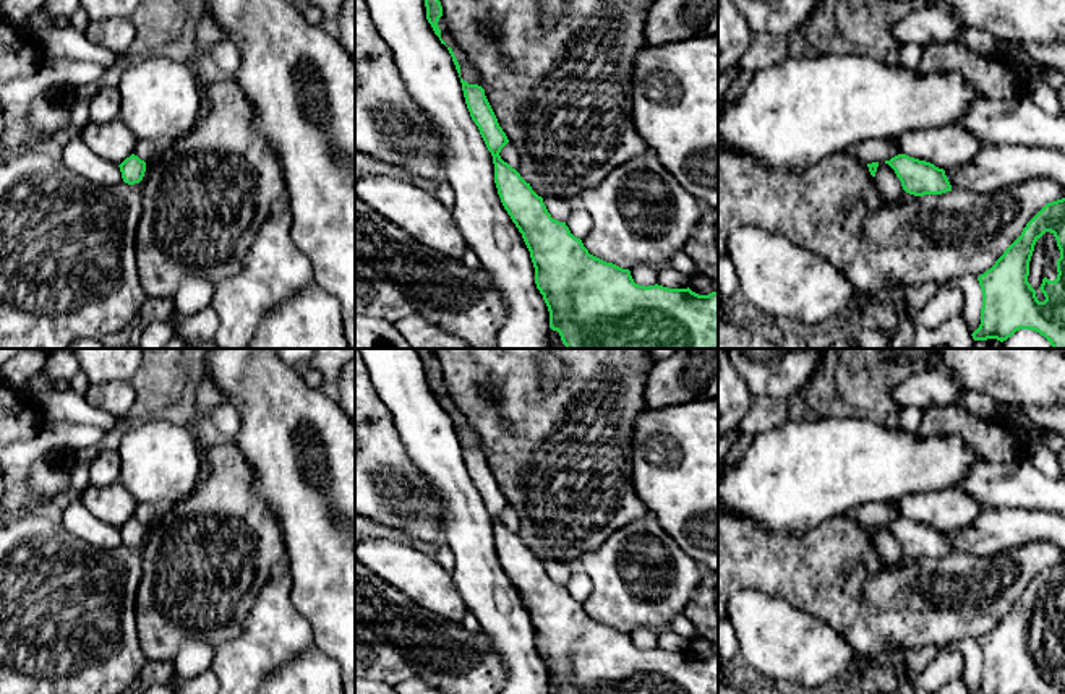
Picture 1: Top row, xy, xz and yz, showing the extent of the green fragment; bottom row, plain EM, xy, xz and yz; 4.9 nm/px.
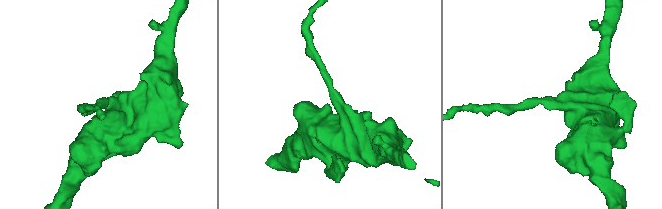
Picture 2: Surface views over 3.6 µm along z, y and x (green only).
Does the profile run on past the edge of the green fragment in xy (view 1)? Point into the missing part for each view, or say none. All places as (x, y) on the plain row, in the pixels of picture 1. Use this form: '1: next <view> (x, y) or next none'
1: next none

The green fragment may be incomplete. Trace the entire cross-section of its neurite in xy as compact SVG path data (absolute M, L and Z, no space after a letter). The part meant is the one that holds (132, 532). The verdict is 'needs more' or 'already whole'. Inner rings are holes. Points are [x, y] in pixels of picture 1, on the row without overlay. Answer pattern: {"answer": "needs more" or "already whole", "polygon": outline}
{"answer": "already whole", "polygon": "M131 517L120 529L122 542L128 548L139 546L146 535L146 525Z"}

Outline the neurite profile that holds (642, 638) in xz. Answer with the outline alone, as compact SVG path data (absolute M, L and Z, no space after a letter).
M639 628L631 632L631 639L639 649L655 649L658 645L658 636L647 628Z

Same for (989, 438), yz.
M930 405L924 409L921 439L960 436L981 459L989 462L1015 462L1026 459L1029 443L1012 433L1000 420L964 412L956 405Z

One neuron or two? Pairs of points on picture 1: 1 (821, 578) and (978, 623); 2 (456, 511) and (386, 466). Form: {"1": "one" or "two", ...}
{"1": "one", "2": "two"}

